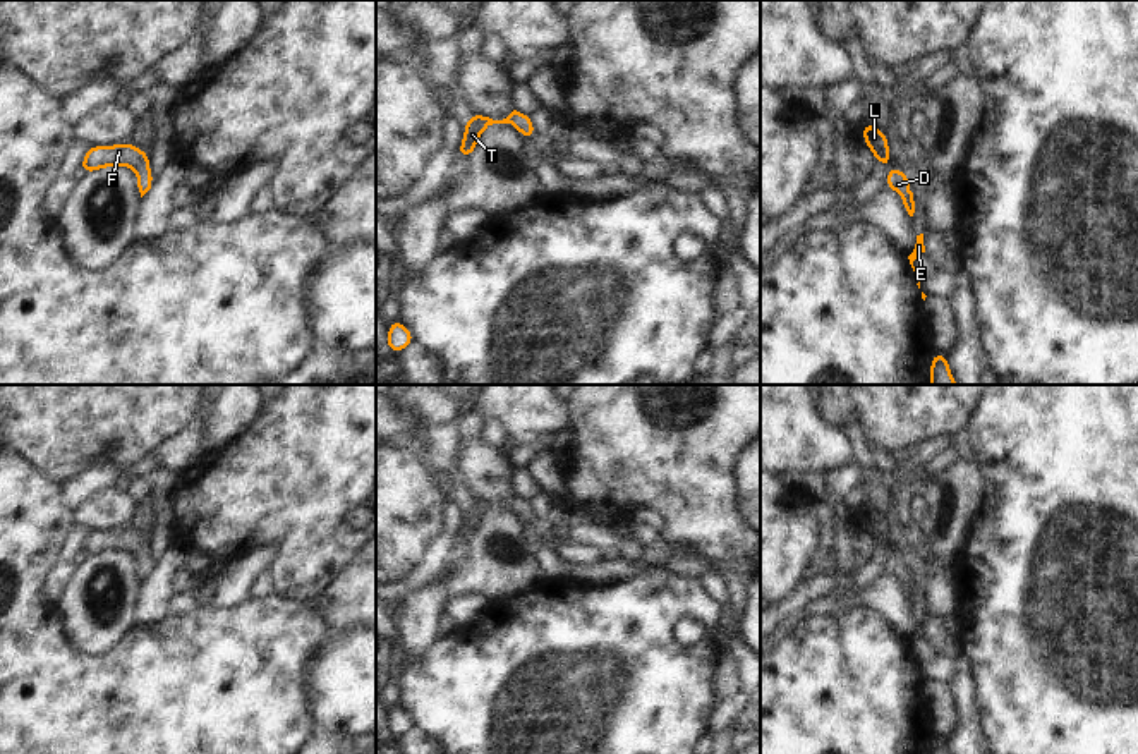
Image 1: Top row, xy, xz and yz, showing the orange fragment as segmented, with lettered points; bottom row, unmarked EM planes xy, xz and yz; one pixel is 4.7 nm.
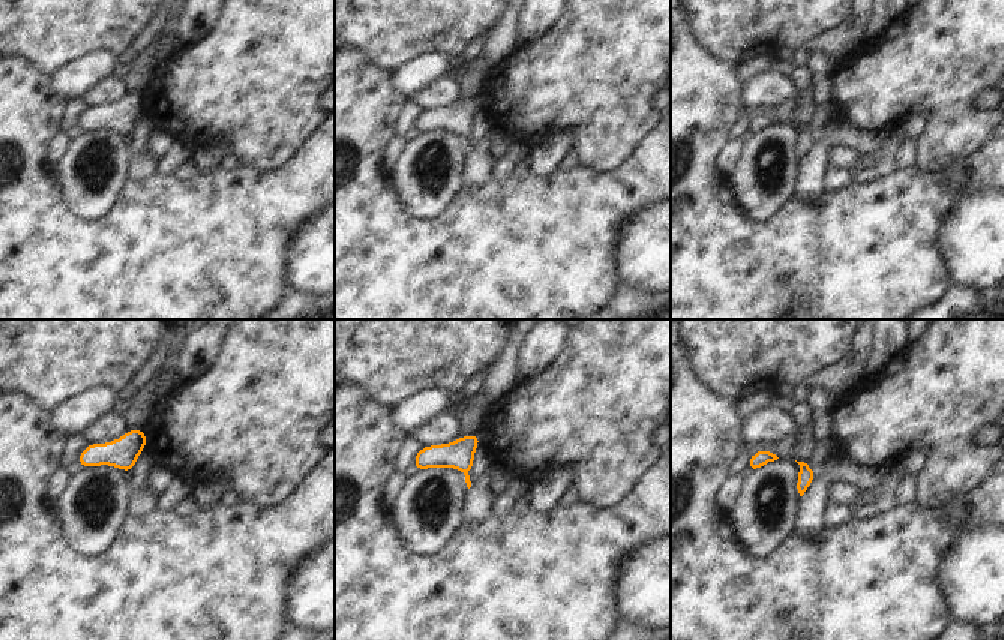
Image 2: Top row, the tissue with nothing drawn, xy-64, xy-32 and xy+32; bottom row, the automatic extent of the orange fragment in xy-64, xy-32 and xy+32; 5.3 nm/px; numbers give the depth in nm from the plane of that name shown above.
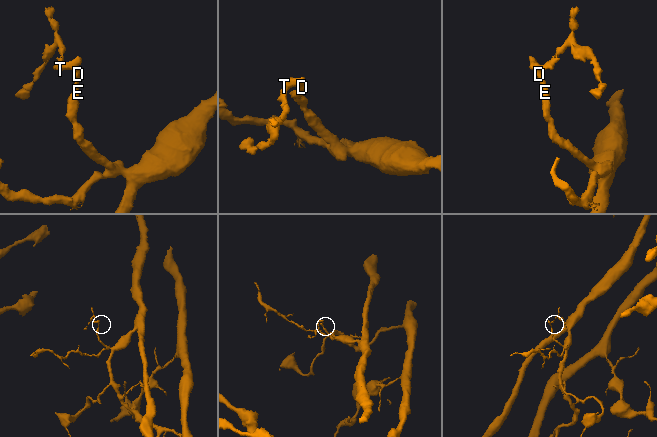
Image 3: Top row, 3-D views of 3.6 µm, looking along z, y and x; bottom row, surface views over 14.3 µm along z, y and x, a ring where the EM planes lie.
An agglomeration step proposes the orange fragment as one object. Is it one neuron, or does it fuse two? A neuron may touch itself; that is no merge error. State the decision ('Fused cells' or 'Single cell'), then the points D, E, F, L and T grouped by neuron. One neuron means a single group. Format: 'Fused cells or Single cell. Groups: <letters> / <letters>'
Single cell. Groups: D E F L T.

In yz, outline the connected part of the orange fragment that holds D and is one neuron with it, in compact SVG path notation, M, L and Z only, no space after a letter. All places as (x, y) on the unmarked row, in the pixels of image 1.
M891 553L891 556L886 562L886 572L896 575L901 581L908 599L913 601L915 586L913 577L910 574L910 562L906 560L906 556L899 553Z

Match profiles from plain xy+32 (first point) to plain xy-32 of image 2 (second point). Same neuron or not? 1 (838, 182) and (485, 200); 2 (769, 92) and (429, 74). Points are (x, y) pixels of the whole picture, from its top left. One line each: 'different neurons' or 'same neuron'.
1: different neurons
2: different neurons

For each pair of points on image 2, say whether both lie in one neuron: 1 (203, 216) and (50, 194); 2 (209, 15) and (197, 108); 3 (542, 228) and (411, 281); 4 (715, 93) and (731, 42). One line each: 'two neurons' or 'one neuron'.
1: one neuron
2: two neurons
3: one neuron
4: two neurons

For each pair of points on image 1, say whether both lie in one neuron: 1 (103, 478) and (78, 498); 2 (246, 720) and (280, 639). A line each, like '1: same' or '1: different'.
1: same
2: same

